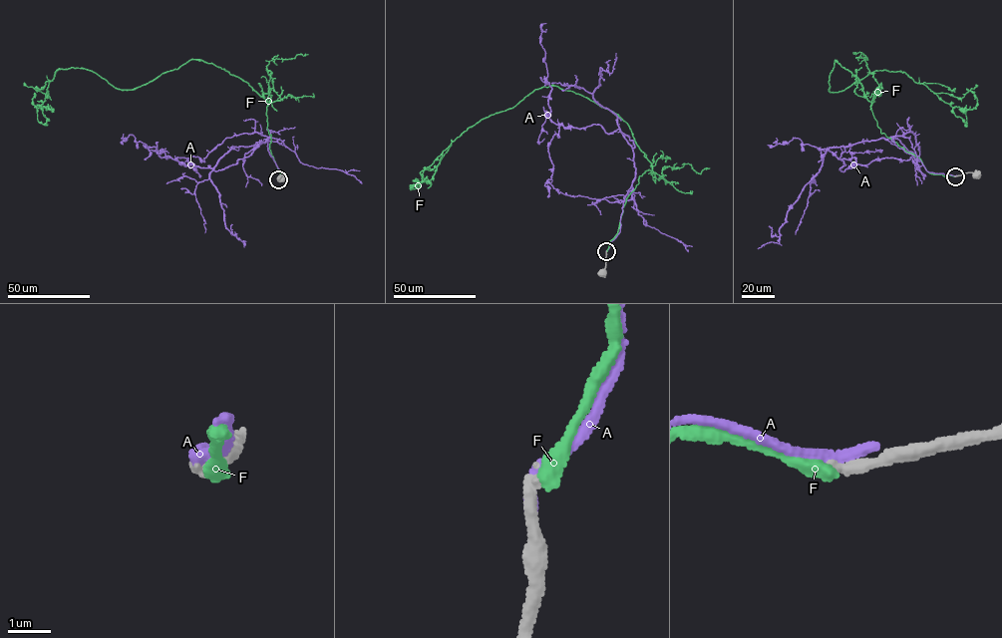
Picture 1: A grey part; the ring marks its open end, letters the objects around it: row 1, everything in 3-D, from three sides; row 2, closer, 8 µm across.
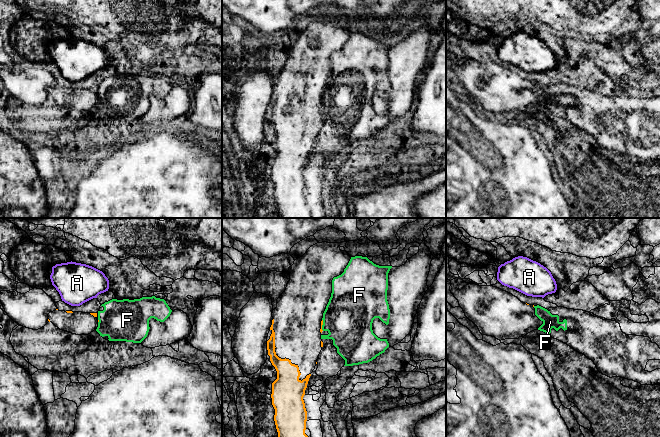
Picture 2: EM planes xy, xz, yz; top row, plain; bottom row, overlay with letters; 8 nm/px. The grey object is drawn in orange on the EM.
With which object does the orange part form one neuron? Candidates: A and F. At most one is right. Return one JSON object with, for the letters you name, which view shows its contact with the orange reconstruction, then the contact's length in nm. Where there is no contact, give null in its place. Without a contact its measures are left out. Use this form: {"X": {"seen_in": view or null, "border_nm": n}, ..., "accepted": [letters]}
{"accepted": []}

